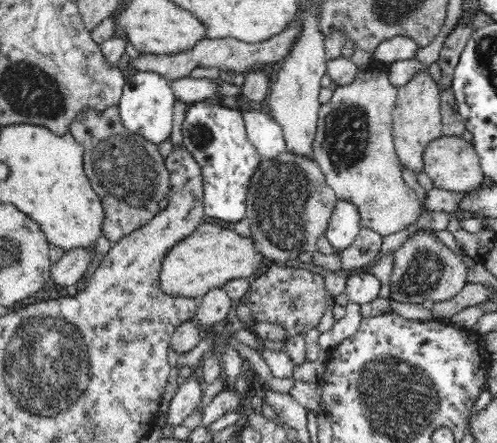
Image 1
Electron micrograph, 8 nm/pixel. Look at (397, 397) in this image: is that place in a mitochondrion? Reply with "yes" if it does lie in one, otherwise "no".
yes

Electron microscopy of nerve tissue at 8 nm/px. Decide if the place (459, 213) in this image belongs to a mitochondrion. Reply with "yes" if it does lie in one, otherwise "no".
no

